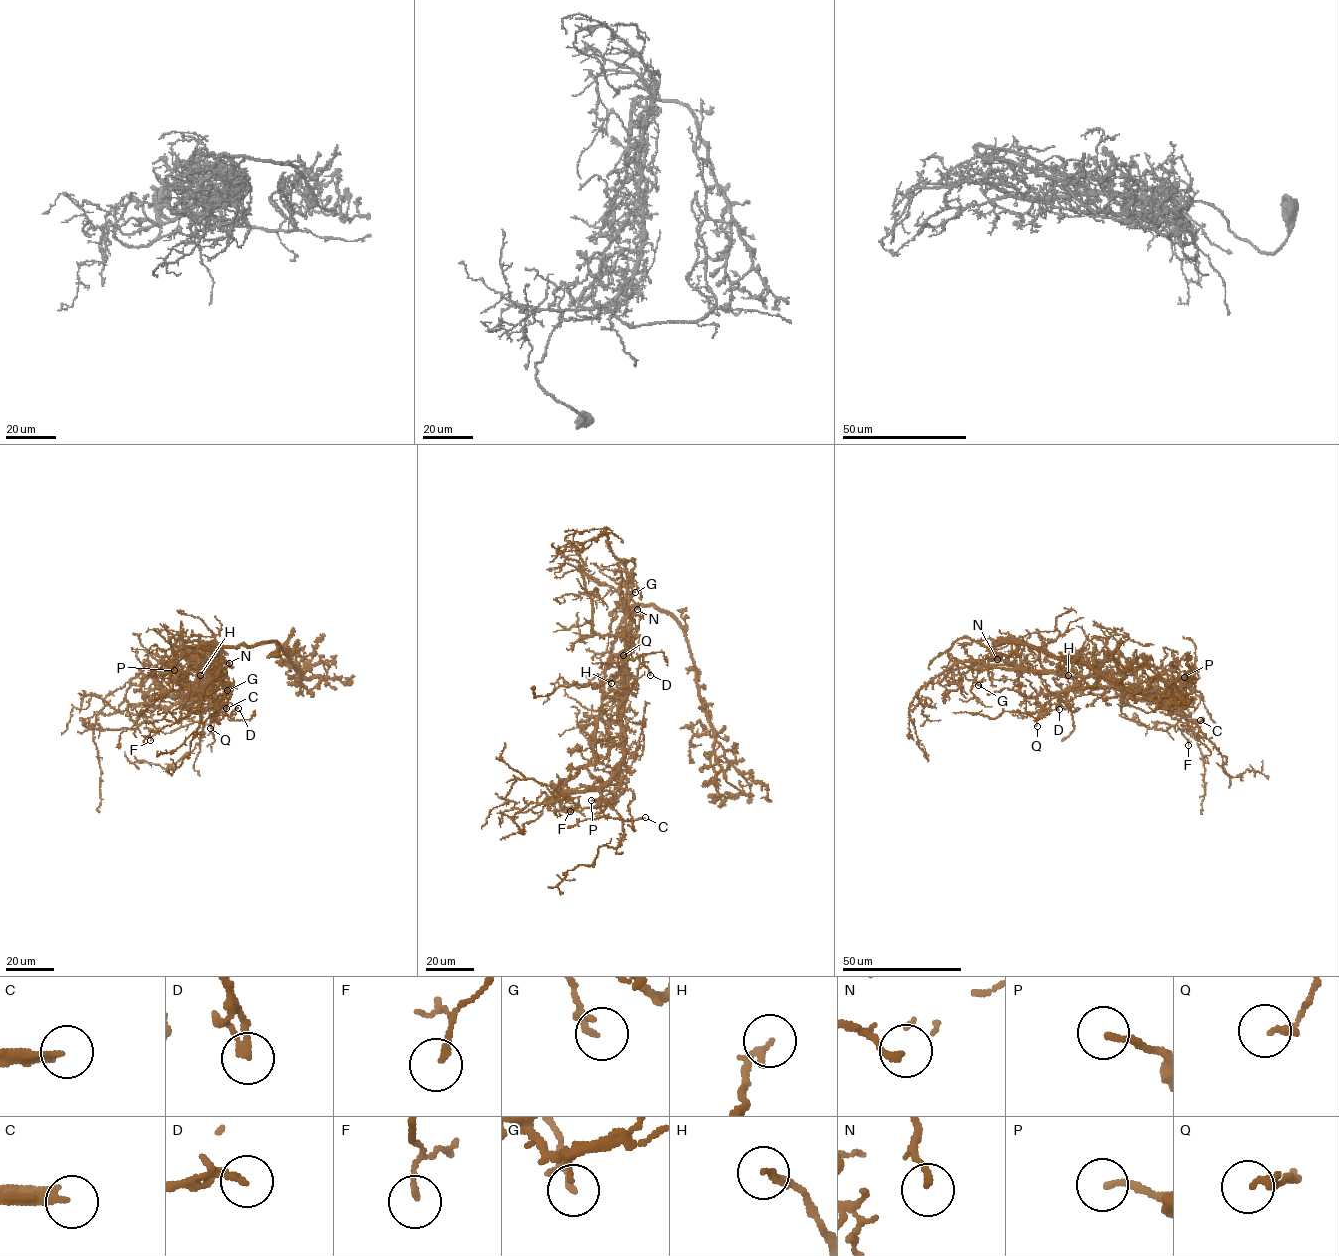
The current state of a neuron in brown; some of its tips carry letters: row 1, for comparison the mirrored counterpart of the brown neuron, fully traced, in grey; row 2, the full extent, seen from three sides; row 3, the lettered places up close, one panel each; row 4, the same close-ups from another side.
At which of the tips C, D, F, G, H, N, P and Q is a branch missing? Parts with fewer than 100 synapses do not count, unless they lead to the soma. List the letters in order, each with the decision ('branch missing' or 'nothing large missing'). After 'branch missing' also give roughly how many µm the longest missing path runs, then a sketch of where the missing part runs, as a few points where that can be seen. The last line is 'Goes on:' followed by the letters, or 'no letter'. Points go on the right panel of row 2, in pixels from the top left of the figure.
C: branch missing | 50 µm
D: nothing large missing
F: nothing large missing
G: nothing large missing
H: nothing large missing
N: nothing large missing
P: nothing large missing
Q: nothing large missing
Goes on: C

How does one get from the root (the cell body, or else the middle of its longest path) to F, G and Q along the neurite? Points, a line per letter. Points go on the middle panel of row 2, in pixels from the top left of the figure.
F: (630, 640), (621, 716), (623, 763), (604, 784), (546, 800), (551, 803), (568, 798), (577, 805), (570, 811)
G: (630, 640), (627, 591), (630, 584), (634, 584), (632, 590), (635, 592)
Q: (630, 640), (626, 656), (622, 726), (622, 667), (628, 641), (626, 655), (623, 655)

